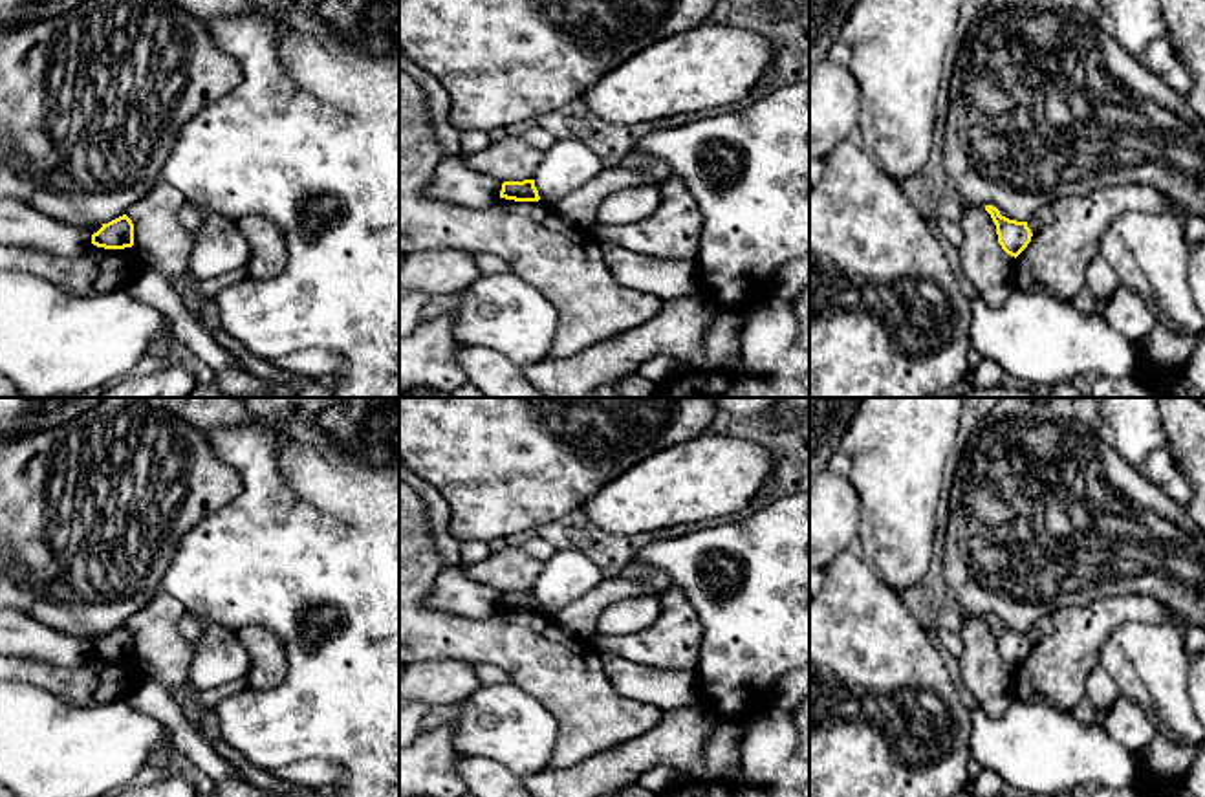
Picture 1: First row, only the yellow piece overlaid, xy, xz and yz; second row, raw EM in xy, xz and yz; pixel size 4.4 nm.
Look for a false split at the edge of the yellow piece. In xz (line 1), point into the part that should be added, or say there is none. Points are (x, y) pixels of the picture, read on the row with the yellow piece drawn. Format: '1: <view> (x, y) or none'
1: none

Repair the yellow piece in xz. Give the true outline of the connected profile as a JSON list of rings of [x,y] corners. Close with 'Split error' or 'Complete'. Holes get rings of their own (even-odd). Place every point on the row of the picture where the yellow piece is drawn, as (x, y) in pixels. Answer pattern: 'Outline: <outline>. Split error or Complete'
Outline: [[[535,180],[524,181],[504,181],[500,198],[515,200],[515,202],[538,202],[538,191],[535,187]]]. Complete

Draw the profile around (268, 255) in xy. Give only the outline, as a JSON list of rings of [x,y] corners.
[[[245,216],[236,225],[249,244],[249,277],[271,278],[284,271],[288,251],[278,225],[264,216]]]

